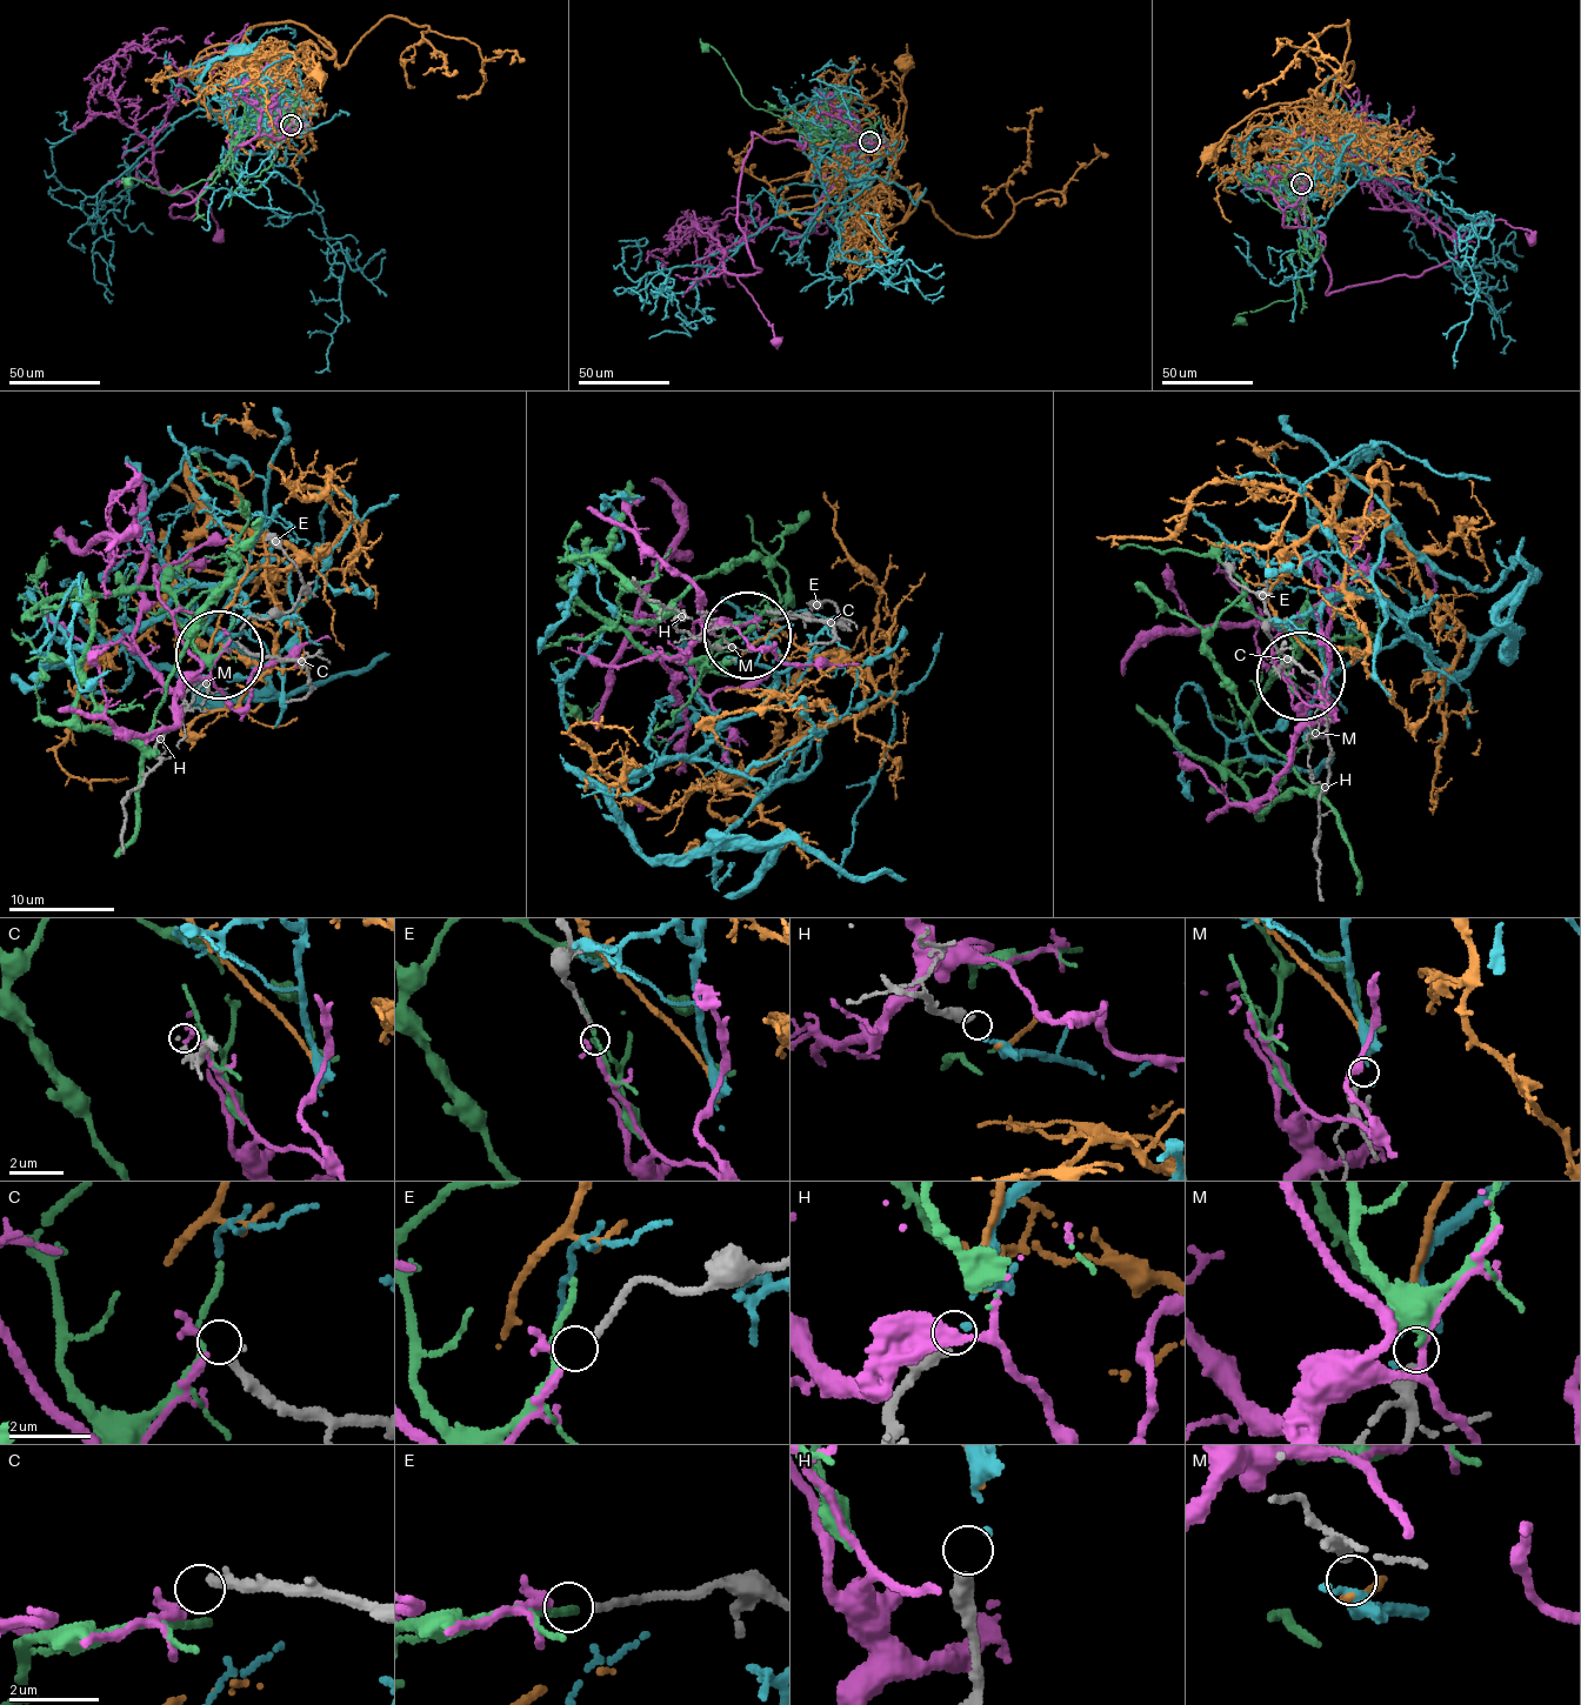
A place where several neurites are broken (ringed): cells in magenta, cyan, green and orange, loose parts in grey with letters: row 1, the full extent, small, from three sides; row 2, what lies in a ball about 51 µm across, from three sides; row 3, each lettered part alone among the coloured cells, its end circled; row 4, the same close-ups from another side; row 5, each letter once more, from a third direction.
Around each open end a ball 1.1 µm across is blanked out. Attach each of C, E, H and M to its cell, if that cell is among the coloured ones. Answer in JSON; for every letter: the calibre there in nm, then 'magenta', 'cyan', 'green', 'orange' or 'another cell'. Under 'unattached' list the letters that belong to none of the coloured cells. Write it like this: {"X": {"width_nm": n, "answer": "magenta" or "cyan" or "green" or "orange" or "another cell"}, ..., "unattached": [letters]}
{"C": {"width_nm": 240, "answer": "another cell"}, "E": {"width_nm": 150, "answer": "magenta"}, "H": {"width_nm": 380, "answer": "cyan"}, "M": {"width_nm": 260, "answer": "orange"}, "unattached": ["C"]}

